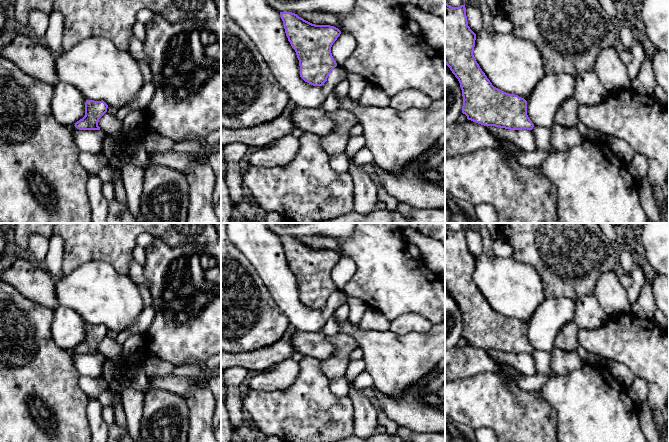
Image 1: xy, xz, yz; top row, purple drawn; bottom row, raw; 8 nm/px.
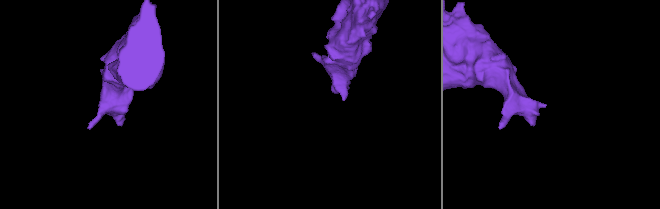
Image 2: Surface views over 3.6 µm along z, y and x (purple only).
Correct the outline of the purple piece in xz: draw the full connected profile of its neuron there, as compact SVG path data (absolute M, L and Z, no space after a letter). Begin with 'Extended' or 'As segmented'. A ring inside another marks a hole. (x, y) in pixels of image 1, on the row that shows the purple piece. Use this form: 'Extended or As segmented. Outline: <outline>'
As segmented. Outline: M280 12L288 41L295 50L300 77L313 86L322 86L337 66L331 47L341 31L330 25L315 25L292 12Z

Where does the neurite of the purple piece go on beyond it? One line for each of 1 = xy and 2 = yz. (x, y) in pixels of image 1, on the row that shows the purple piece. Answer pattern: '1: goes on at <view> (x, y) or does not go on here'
1: does not go on here
2: does not go on here

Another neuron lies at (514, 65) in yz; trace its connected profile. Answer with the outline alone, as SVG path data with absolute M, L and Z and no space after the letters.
M482 29L476 34L473 55L494 87L524 99L545 76L536 45L512 33Z

